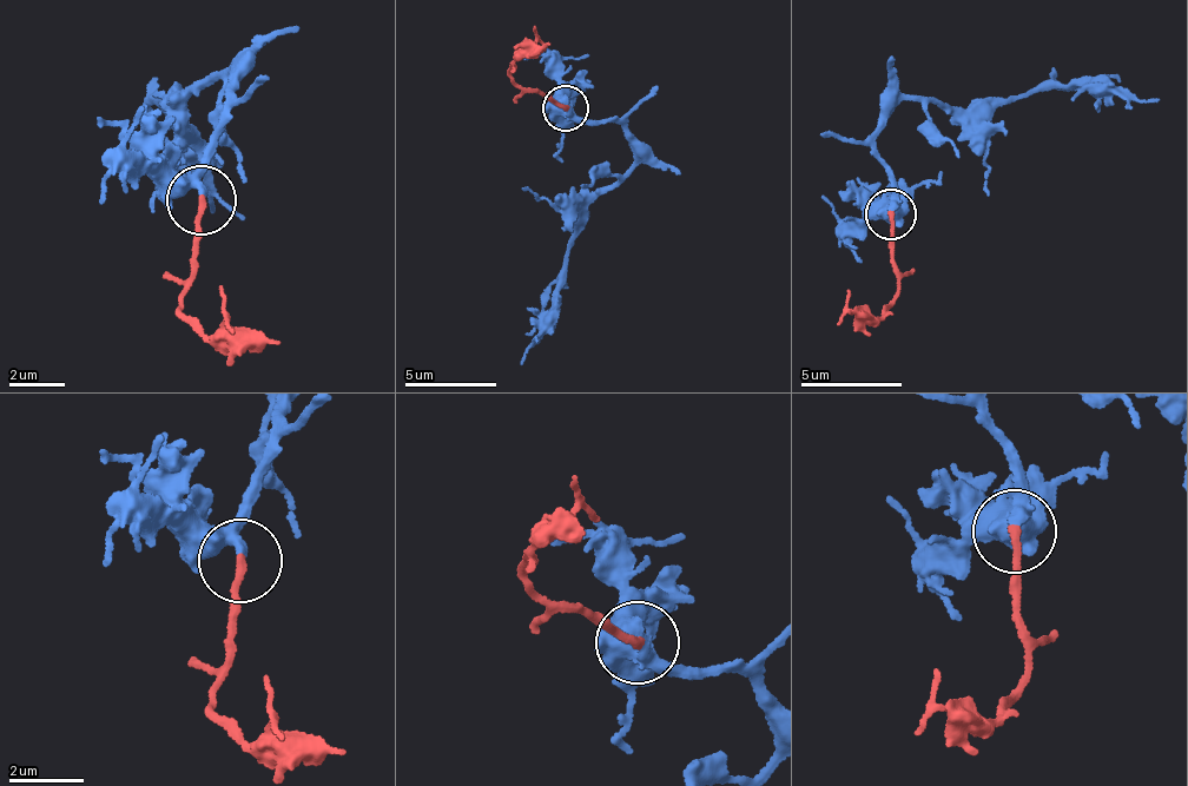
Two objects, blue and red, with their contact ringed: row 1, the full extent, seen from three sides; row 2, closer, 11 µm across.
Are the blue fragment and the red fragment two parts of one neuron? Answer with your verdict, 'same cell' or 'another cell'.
same cell

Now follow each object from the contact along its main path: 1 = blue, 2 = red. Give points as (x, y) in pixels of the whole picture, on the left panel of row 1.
1: (202, 197), (196, 167), (225, 110), (232, 64), (185, 93), (177, 110), (167, 99), (209, 149), (215, 211)
2: (202, 197), (180, 311), (216, 338), (256, 327), (283, 341)

